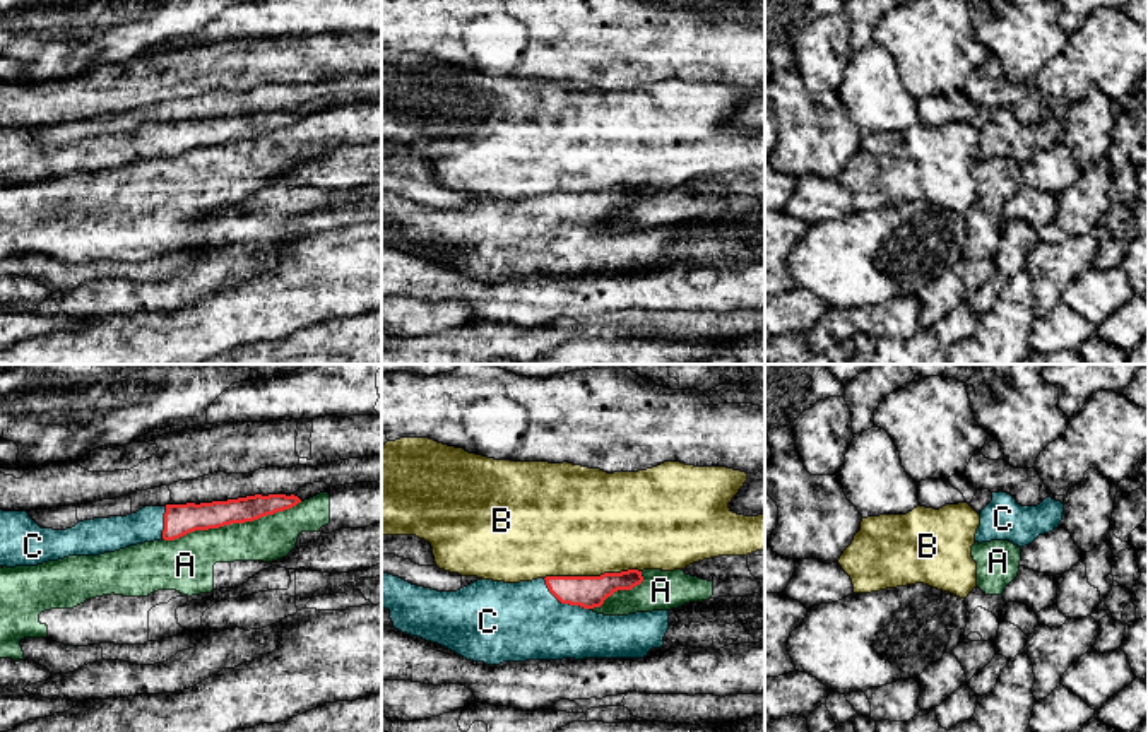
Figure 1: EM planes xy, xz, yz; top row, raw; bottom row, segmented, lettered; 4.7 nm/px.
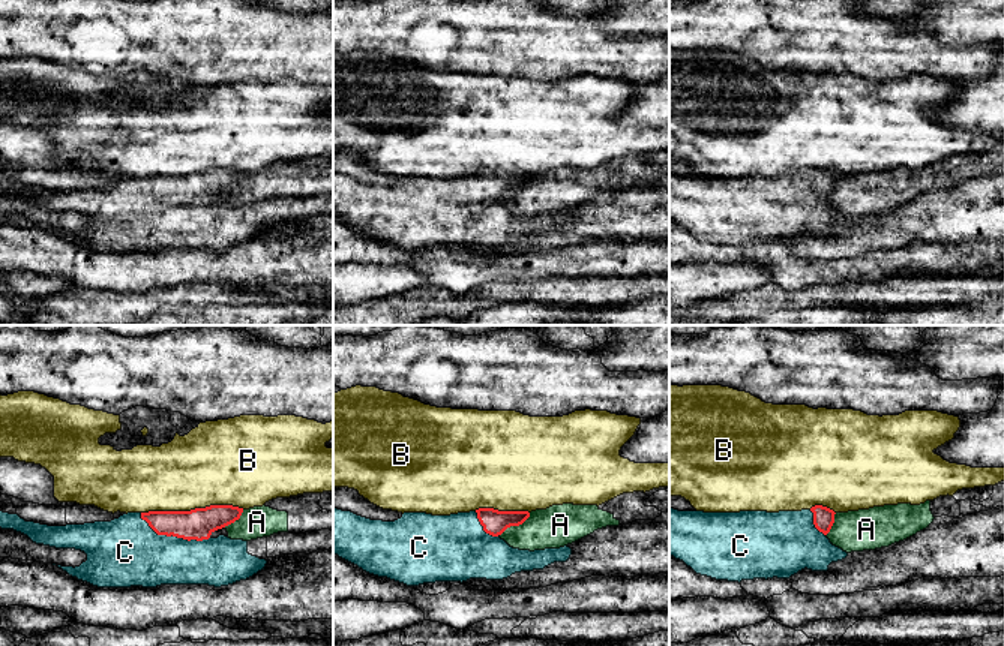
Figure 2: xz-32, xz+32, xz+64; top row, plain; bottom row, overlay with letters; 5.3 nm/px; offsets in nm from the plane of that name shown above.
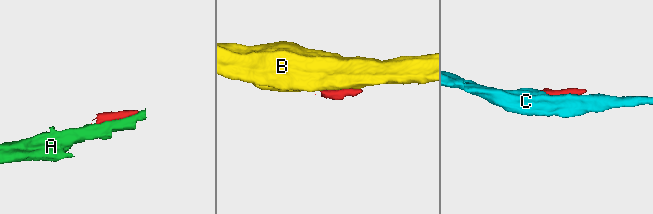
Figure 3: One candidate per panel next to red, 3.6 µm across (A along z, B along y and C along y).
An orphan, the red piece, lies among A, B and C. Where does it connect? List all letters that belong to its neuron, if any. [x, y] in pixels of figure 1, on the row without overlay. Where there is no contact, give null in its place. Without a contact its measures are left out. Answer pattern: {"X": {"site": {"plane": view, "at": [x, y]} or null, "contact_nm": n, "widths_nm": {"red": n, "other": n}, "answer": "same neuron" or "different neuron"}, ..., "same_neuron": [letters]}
{"A": {"site": {"plane": "xy", "at": [231, 139]}, "contact_nm": 700, "widths_nm": {"red": 140, "other": 220}, "answer": "different neuron"}, "B": {"site": {"plane": "xz", "at": [592, 194]}, "contact_nm": 460, "widths_nm": {"red": 150, "other": 500}, "answer": "different neuron"}, "C": {"site": {"plane": "xz", "at": [563, 219]}, "contact_nm": 260, "widths_nm": {"red": 150, "other": 360}, "answer": "same neuron"}, "same_neuron": ["C"]}

